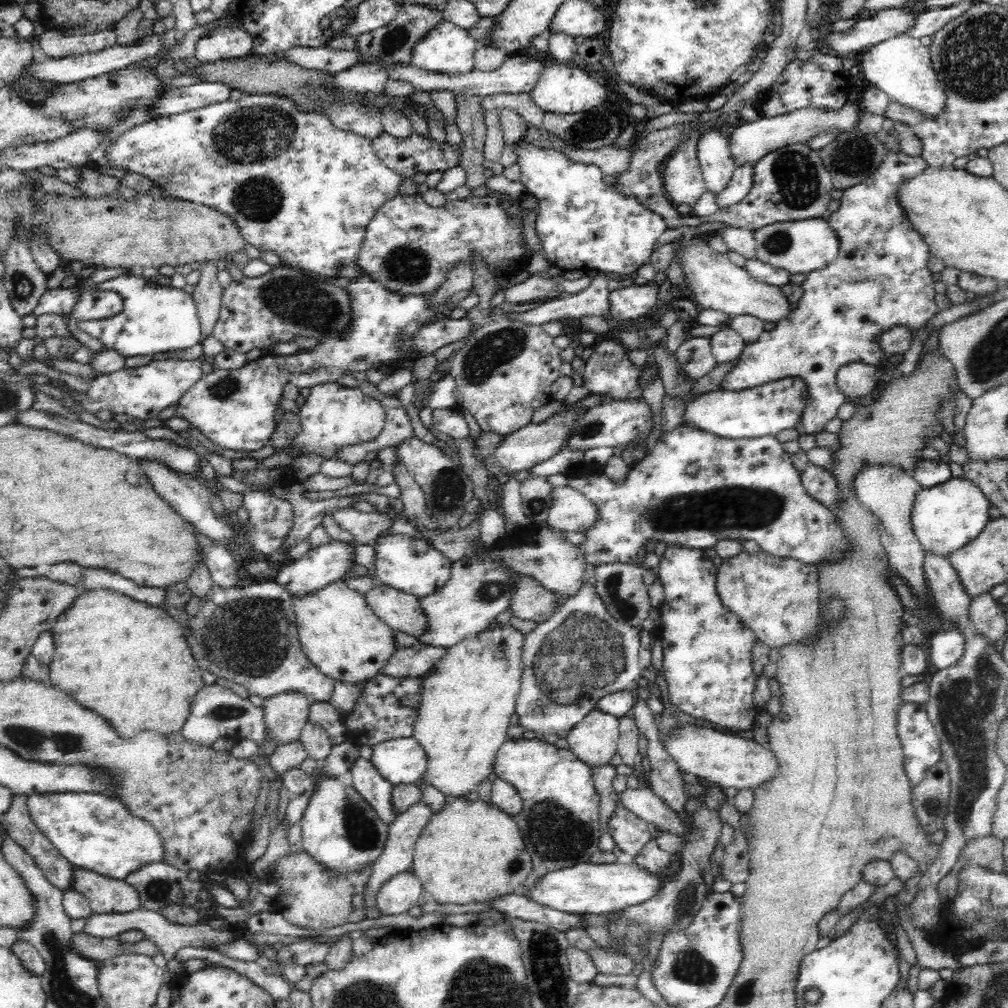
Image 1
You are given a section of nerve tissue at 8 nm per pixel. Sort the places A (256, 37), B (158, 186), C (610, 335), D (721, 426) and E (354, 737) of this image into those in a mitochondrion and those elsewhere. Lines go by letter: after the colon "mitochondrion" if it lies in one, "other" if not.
A: other
B: other
C: other
D: other
E: other

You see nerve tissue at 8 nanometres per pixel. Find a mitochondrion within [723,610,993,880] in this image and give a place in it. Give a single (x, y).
(935, 807)

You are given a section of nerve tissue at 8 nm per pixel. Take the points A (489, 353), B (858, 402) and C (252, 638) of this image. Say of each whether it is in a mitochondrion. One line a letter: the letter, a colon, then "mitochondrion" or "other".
A: mitochondrion
B: other
C: mitochondrion

